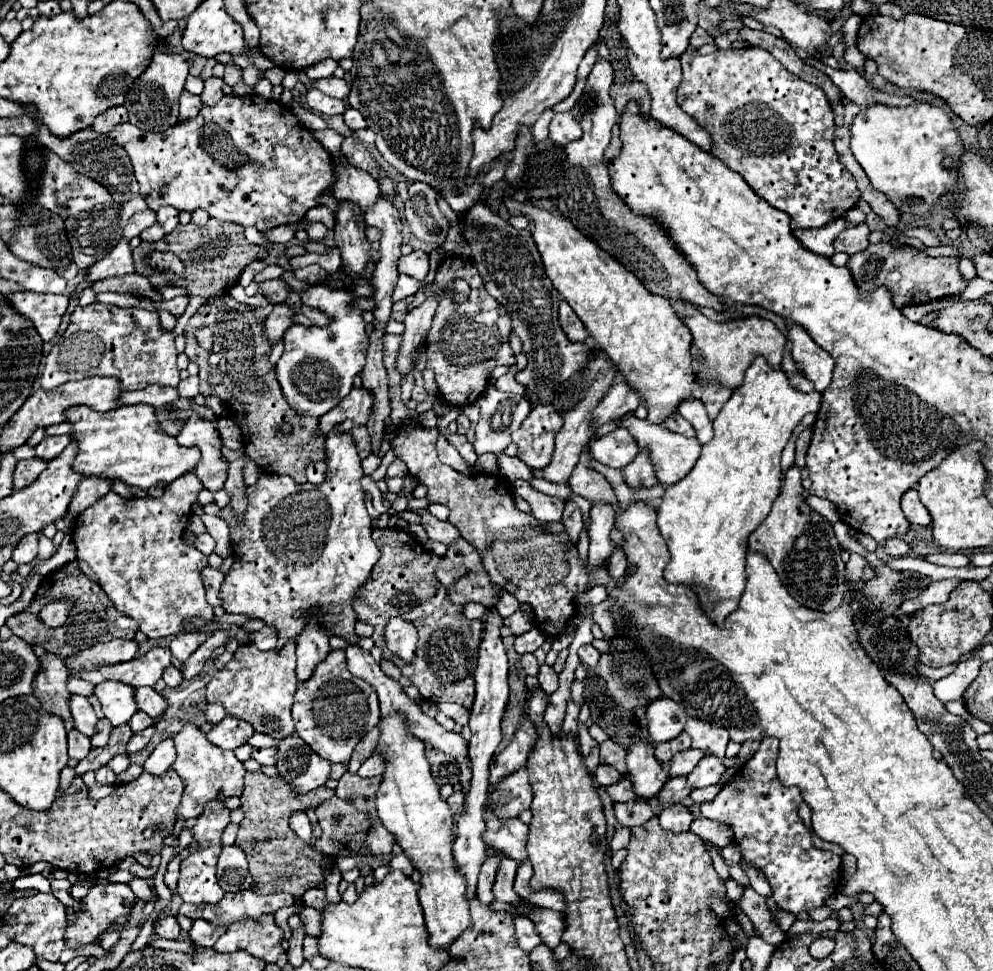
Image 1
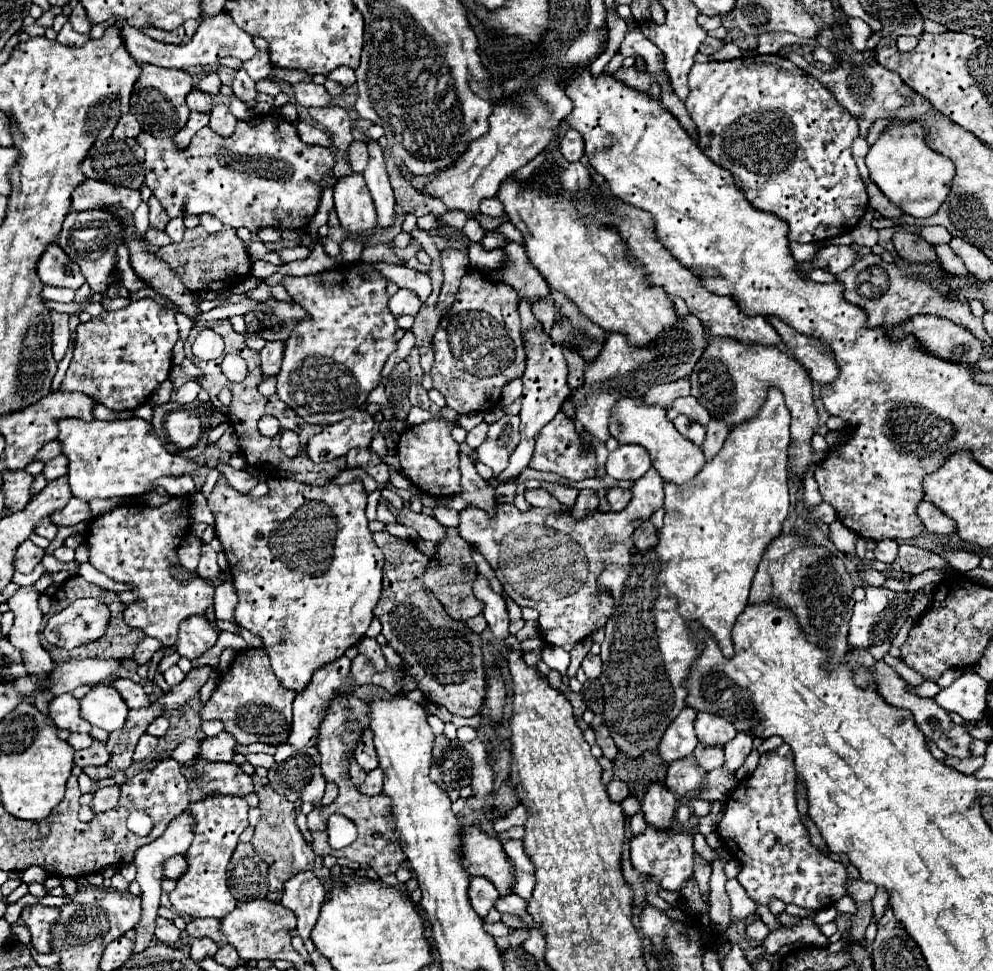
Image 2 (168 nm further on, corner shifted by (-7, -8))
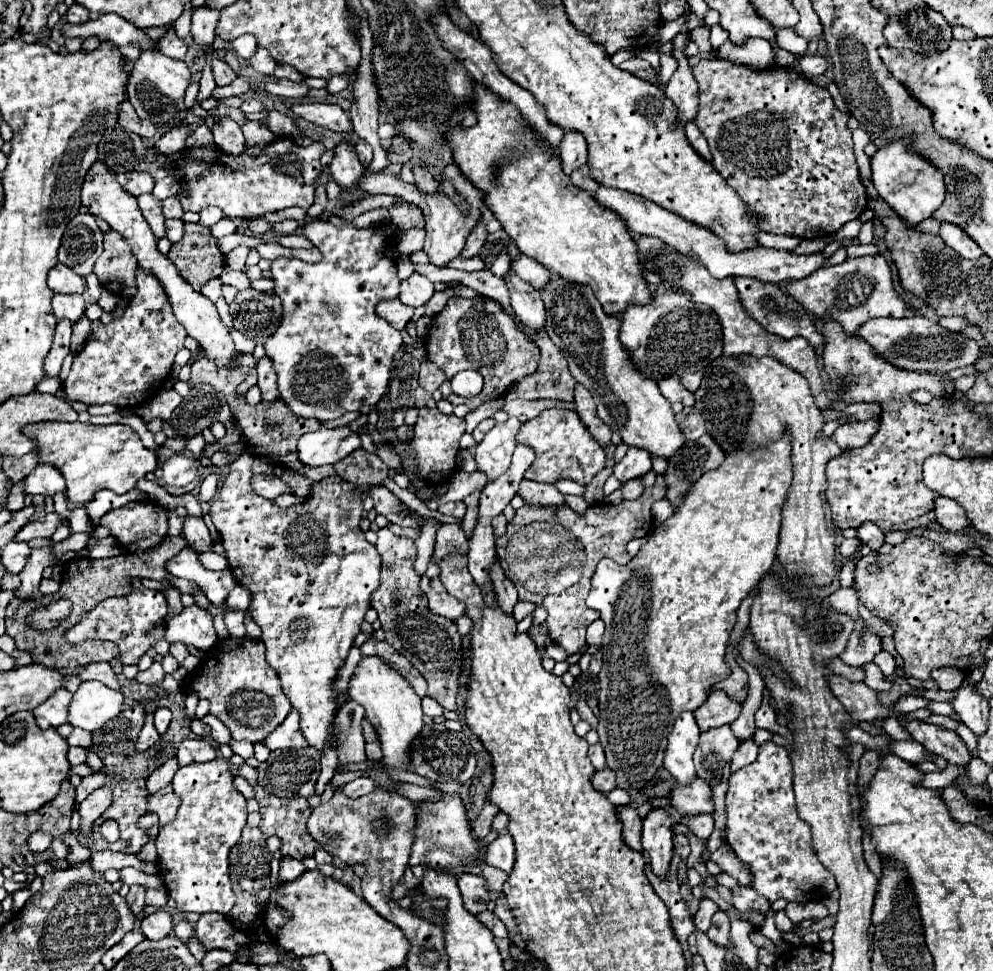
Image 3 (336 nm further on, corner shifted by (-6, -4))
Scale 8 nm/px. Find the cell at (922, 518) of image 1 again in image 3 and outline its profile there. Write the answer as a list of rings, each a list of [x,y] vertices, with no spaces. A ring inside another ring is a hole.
[[[942,496],[936,498],[934,514],[936,514],[936,522],[950,532],[962,532],[964,528],[970,526],[964,510],[950,498],[942,498]]]

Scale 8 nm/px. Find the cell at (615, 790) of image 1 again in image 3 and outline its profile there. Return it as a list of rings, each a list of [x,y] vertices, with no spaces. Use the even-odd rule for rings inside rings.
[[[604,768],[604,770],[598,770],[596,774],[594,774],[594,778],[592,778],[592,786],[596,788],[596,790],[600,790],[600,792],[610,792],[610,790],[614,790],[618,784],[616,784],[616,774],[614,774],[614,770],[610,770],[610,768]]]

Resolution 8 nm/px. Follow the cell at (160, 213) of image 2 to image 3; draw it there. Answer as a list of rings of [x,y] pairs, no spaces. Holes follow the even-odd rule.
[[[170,196],[162,202],[162,214],[164,214],[164,218],[182,218],[184,212],[182,212],[182,206],[176,196]]]

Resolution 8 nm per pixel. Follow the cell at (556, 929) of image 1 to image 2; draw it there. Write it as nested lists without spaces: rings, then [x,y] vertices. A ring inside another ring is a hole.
[[[509,892],[507,896],[497,898],[495,908],[497,908],[501,914],[503,914],[503,912],[507,912],[507,914],[515,914],[517,918],[527,916],[527,912],[525,912],[525,900],[521,900],[515,892]]]

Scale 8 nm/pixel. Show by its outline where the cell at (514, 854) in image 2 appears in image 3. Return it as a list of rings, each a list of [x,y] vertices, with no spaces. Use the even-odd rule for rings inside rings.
[[[500,834],[490,846],[488,846],[488,854],[486,854],[486,864],[504,870],[506,874],[510,874],[512,866],[516,862],[514,856],[514,840],[510,838],[510,834]]]

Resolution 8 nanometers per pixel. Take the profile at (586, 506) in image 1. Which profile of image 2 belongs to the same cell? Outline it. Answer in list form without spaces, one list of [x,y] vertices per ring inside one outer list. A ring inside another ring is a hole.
[[[543,482],[543,488],[545,488],[547,492],[551,492],[563,506],[573,506],[575,500],[577,500],[577,494],[579,494],[579,490],[569,488],[569,486],[561,486],[561,484]]]

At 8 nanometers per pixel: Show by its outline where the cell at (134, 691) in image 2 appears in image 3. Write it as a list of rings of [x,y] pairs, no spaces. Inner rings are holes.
[[[98,662],[98,664],[90,664],[86,666],[78,676],[82,680],[98,680],[102,684],[106,684],[108,688],[114,688],[114,690],[120,690],[120,682],[118,682],[118,676],[112,674],[112,666],[108,662]]]

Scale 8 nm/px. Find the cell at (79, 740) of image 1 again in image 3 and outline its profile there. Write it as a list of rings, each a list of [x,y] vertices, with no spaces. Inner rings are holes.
[[[74,728],[72,734],[68,736],[68,744],[70,744],[70,746],[84,746],[84,748],[88,748],[88,746],[92,744],[92,734],[86,732],[86,730]]]

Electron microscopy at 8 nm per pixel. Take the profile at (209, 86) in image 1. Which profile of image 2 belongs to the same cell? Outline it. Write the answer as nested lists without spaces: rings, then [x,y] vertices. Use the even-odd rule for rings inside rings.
[[[217,104],[217,106],[211,110],[209,116],[211,116],[209,126],[211,126],[211,130],[217,132],[219,136],[227,138],[227,136],[231,136],[231,134],[235,132],[237,120],[235,120],[235,116],[229,112],[229,108],[227,108],[225,104]]]

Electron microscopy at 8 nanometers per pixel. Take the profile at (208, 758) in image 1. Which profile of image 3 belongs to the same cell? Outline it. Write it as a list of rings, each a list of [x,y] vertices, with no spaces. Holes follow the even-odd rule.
[[[102,850],[102,852],[94,852],[90,858],[90,866],[92,870],[104,872],[108,868],[122,868],[122,866],[132,866],[136,870],[142,870],[146,874],[158,874],[158,864],[156,862],[144,862],[140,860],[136,854],[116,854],[110,850]]]

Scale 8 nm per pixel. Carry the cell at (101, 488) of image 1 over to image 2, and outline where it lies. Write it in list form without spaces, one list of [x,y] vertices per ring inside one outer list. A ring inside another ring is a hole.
[[[71,498],[65,508],[51,514],[51,522],[55,526],[75,526],[75,524],[79,524],[83,520],[89,520],[89,518],[91,518],[89,504],[79,500],[79,498]]]

